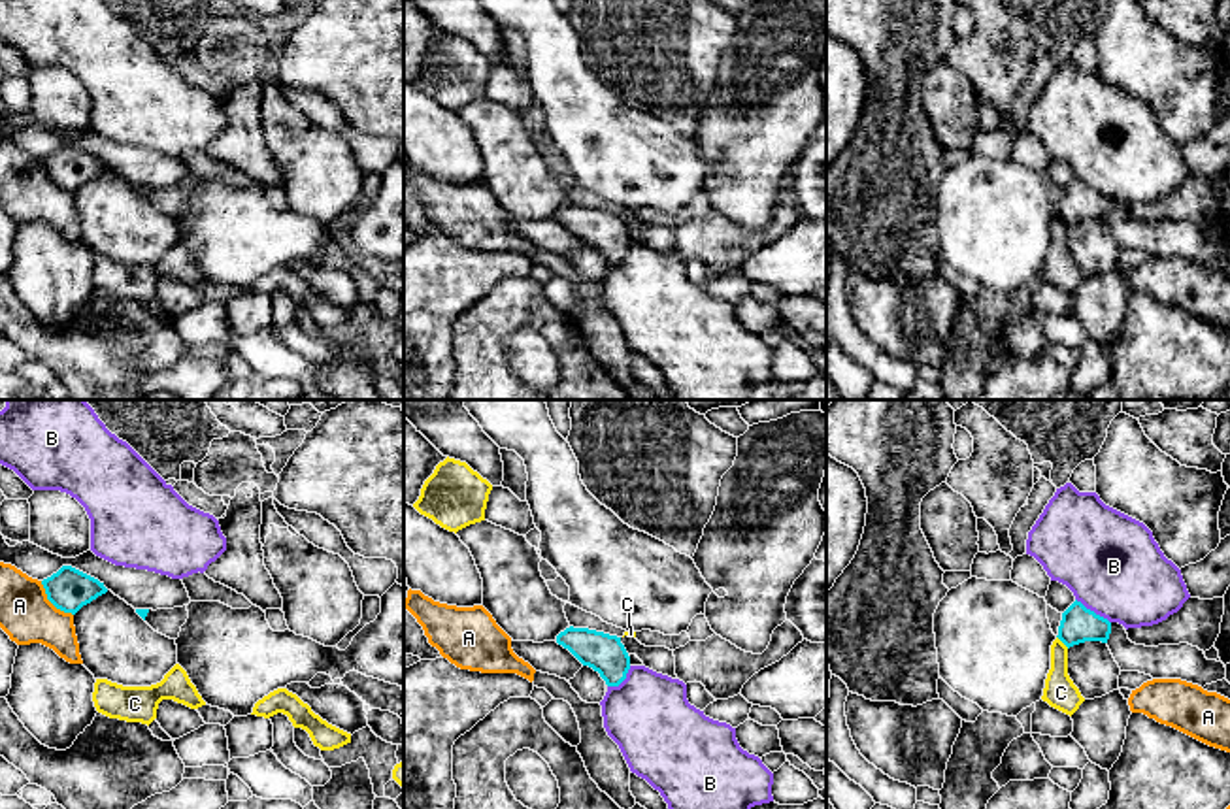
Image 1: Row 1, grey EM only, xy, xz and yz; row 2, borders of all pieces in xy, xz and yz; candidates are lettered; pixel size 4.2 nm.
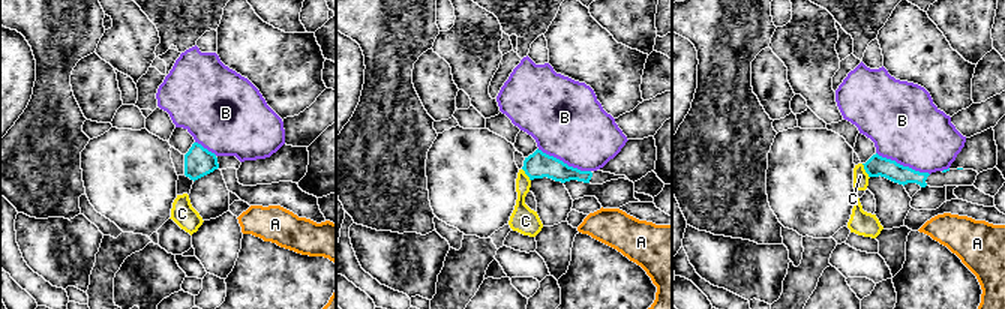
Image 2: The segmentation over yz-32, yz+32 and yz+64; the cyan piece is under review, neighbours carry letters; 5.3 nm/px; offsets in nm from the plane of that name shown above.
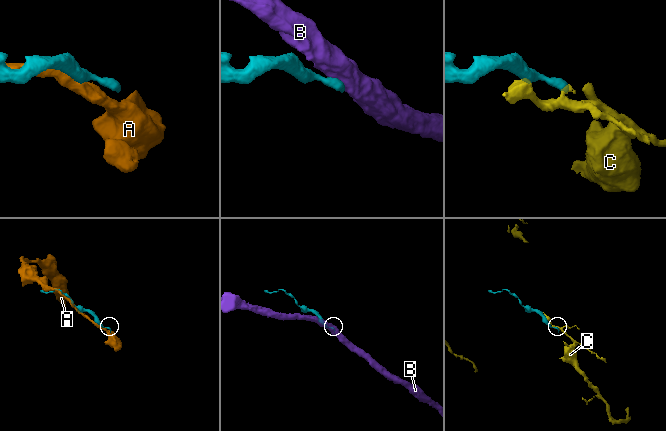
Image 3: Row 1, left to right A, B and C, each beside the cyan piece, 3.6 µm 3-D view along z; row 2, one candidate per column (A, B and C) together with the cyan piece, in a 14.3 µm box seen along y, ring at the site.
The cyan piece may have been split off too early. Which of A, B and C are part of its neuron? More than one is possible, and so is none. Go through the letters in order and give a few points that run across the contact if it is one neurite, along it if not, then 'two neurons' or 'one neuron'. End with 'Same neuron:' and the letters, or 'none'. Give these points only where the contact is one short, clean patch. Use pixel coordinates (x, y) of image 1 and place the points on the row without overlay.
A: two neurons
B: two neurons
C: yz (1057, 214), (1068, 225) | two neurons
Same neuron: none

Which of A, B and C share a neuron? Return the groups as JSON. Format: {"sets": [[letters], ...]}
{"sets": [["A"], ["B"], ["C"]]}

